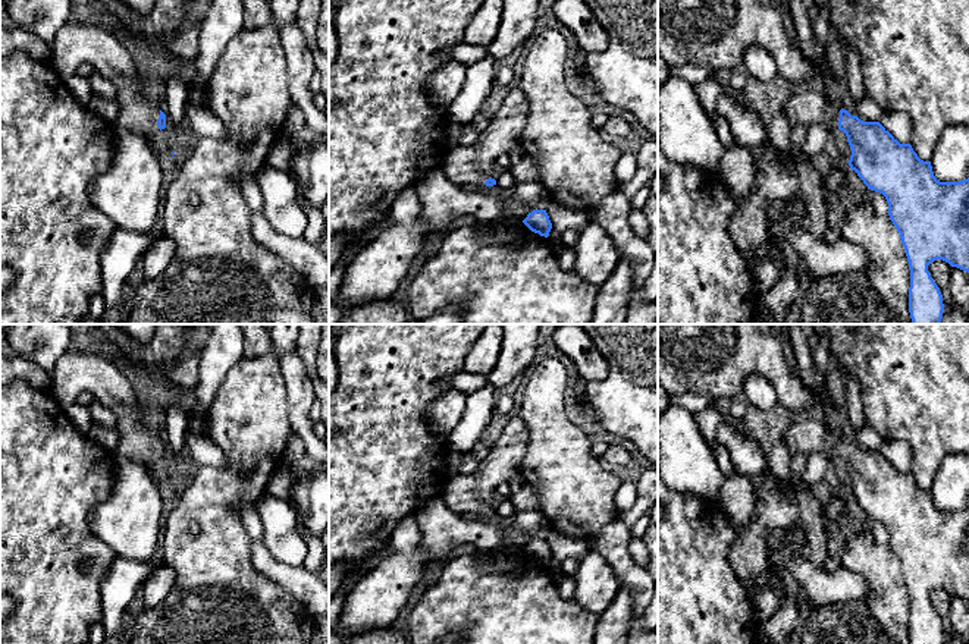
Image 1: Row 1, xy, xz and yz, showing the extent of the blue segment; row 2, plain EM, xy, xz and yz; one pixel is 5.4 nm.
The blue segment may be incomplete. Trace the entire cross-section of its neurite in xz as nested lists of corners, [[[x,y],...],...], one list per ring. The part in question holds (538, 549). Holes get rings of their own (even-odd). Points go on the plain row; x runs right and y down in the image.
[[[533,538],[527,543],[523,552],[534,562],[548,566],[552,557],[552,552],[546,538]]]

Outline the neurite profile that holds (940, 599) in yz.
[[[935,588],[928,594],[928,600],[931,601],[931,606],[934,607],[943,623],[943,644],[965,644],[962,635],[953,628],[950,619],[951,594],[943,588]]]

